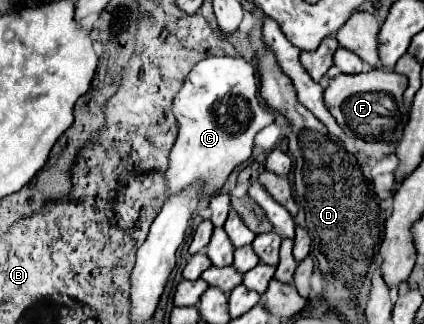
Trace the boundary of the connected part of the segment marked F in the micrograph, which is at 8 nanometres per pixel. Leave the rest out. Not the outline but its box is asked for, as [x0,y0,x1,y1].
[324,47,408,141]

